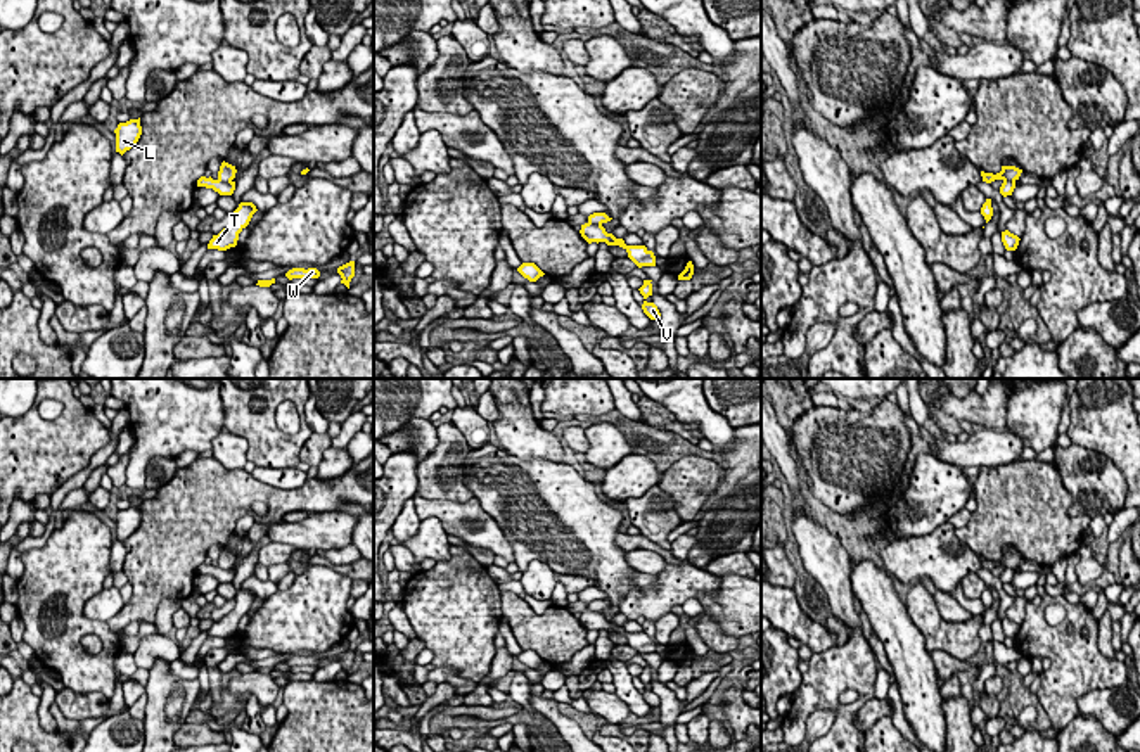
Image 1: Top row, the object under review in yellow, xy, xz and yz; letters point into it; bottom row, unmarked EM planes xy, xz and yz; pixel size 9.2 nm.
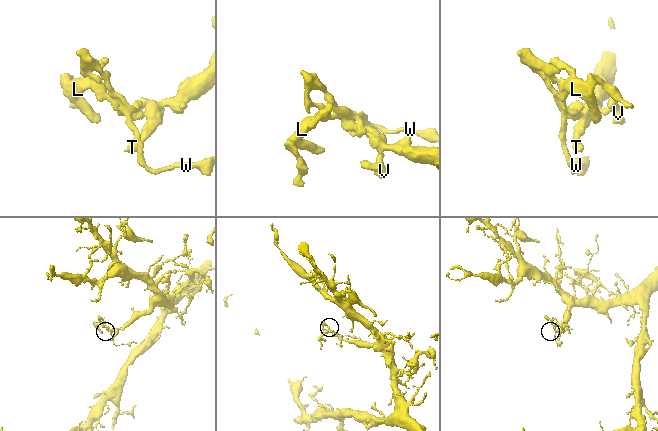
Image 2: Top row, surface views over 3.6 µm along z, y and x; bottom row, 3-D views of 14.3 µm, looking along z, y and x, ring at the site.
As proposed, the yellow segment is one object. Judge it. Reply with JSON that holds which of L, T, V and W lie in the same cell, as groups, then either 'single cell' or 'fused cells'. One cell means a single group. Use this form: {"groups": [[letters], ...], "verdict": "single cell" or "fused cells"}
{"groups": [["L", "T", "V"], ["W"]], "verdict": "fused cells"}

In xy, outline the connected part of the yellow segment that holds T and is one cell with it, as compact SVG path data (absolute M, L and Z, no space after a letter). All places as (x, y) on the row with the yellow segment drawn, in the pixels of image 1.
M240 202L239 207L234 211L234 223L223 228L218 235L213 235L213 239L208 244L208 249L227 251L230 247L235 247L239 233L249 225L256 211L258 209L253 202Z

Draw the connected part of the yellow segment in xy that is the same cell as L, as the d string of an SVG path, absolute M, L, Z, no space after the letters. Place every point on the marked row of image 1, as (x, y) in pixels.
M140 118L119 123L114 133L116 133L116 152L123 156L138 142L142 135Z

